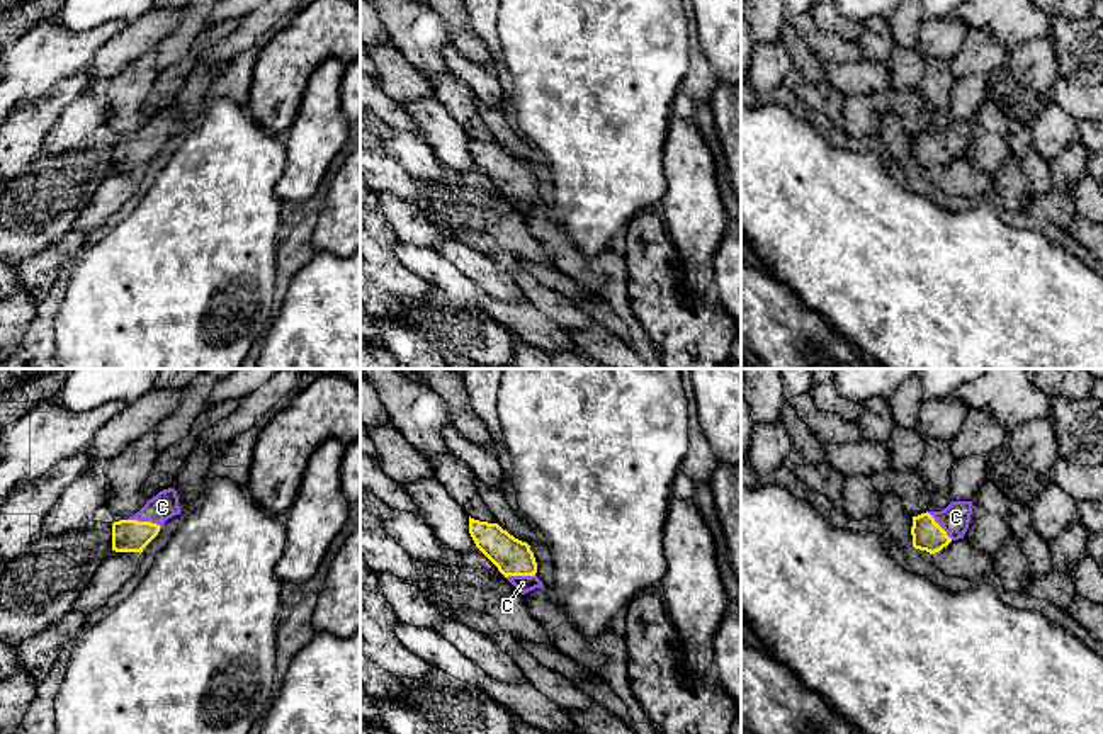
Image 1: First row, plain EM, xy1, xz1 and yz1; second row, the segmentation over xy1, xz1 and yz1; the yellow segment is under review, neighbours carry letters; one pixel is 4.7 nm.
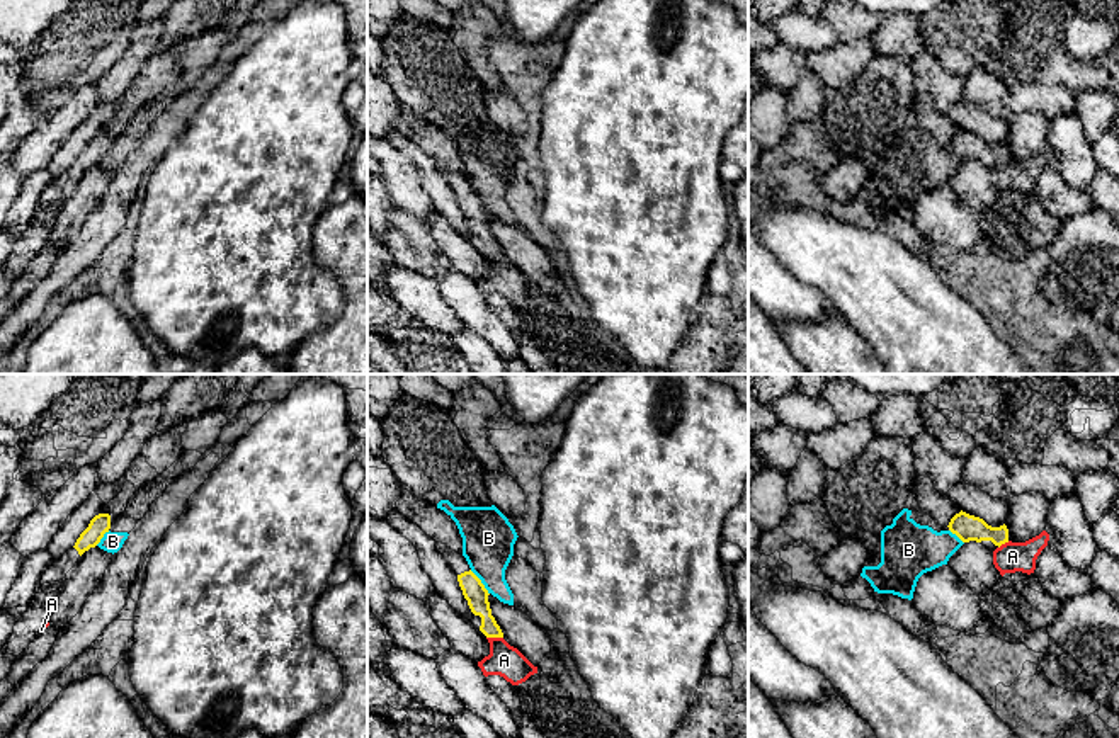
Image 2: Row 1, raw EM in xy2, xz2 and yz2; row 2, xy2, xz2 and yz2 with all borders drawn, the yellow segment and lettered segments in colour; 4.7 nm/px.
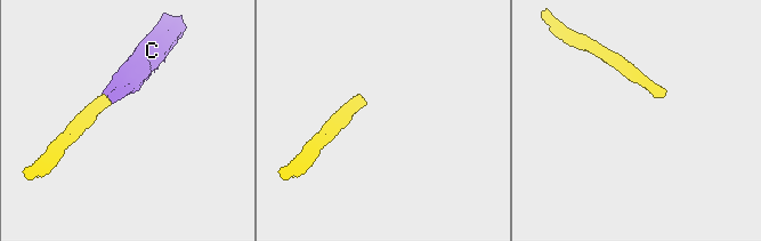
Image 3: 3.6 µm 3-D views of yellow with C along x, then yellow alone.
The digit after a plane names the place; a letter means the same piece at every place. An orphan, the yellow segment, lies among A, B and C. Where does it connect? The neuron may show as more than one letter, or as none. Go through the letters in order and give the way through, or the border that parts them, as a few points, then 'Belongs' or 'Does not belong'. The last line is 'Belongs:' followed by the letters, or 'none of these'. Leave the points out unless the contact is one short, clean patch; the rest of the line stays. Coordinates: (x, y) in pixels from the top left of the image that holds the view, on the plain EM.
A: Boundary: xz2 (487, 255), (502, 257). Does not belong
B: Boundary: xz2 (470, 189), (488, 213). Does not belong
C: Path across: xy1 (128, 155), (145, 141), (162, 126). Belongs
Belongs: C

